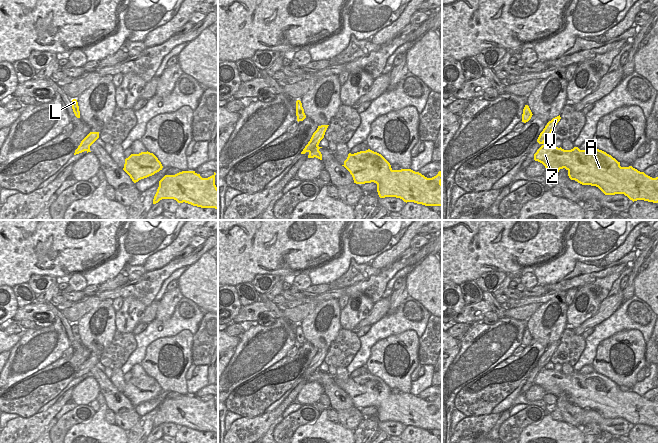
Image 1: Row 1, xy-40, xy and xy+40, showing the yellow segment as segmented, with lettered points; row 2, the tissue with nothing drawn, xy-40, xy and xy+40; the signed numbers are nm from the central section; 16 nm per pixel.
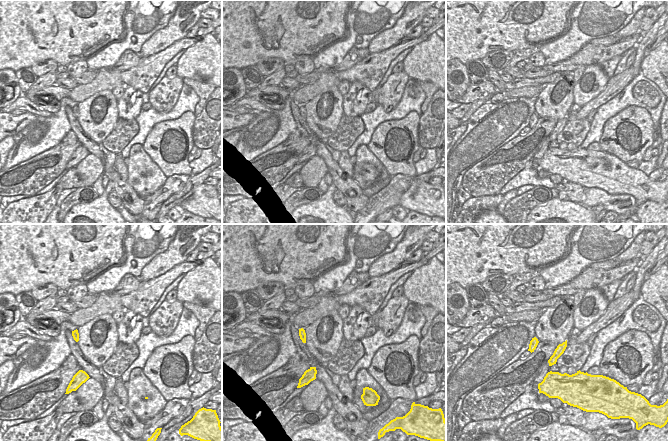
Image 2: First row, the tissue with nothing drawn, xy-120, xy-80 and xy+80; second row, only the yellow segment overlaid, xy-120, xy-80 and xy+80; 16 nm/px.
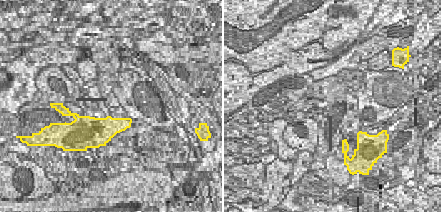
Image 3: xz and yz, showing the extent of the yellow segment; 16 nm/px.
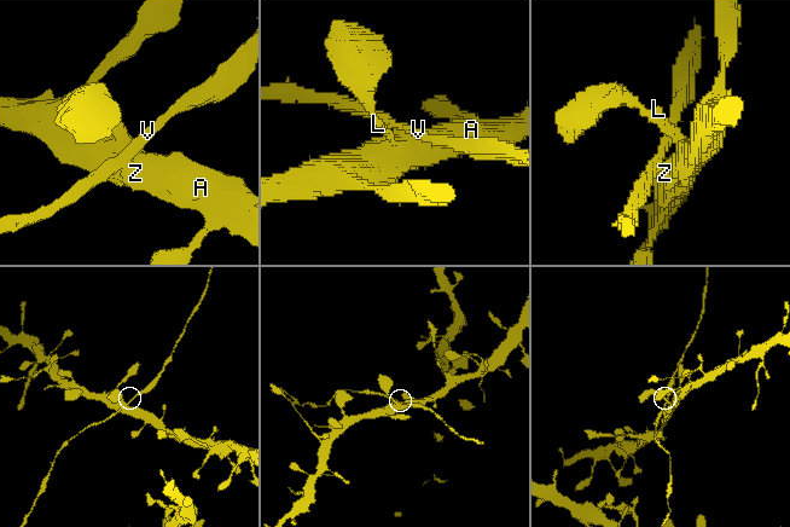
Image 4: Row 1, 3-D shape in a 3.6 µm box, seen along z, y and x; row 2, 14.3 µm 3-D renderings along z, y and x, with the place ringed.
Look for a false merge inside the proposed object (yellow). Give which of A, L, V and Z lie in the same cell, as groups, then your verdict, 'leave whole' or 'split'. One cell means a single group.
A L Z / V | split

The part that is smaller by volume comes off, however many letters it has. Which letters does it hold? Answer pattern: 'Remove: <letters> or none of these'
Remove: V

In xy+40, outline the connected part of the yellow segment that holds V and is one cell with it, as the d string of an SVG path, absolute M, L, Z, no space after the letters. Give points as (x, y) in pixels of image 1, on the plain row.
M560 339L553 342L551 345L547 347L543 355L540 357L537 366L539 368L544 368L544 366L550 361L552 355L556 351L557 347L560 345L561 341Z

